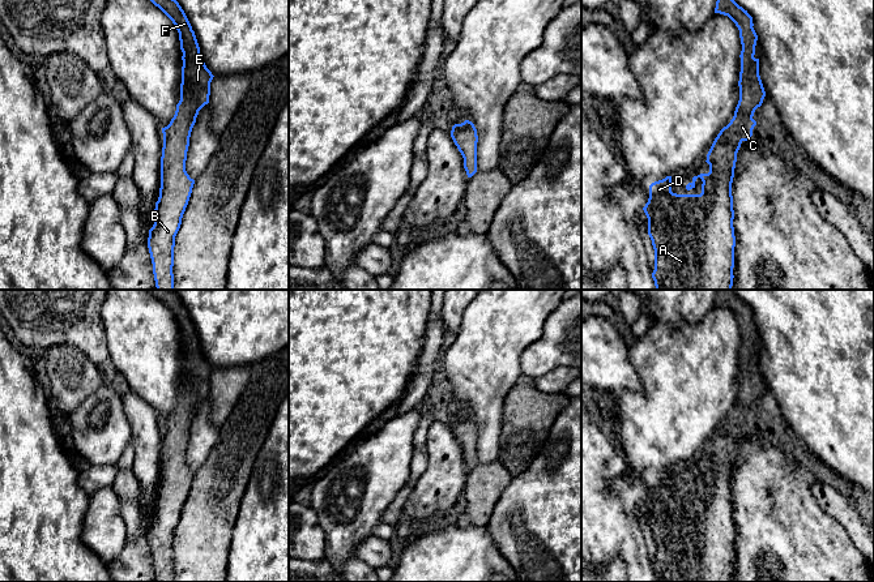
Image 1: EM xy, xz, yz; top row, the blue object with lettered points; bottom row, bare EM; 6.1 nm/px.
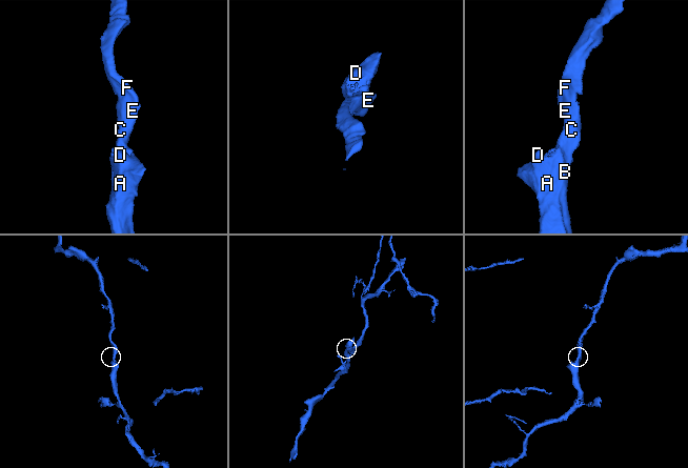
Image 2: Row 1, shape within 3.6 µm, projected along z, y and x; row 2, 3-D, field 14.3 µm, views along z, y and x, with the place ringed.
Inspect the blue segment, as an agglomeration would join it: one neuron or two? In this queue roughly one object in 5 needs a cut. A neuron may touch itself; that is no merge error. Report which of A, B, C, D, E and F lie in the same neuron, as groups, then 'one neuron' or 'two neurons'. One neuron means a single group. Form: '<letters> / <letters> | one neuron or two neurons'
A B C D E F | one neuron

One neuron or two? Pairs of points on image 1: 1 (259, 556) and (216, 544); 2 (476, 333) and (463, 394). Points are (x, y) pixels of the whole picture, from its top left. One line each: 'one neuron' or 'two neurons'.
1: two neurons
2: one neuron

